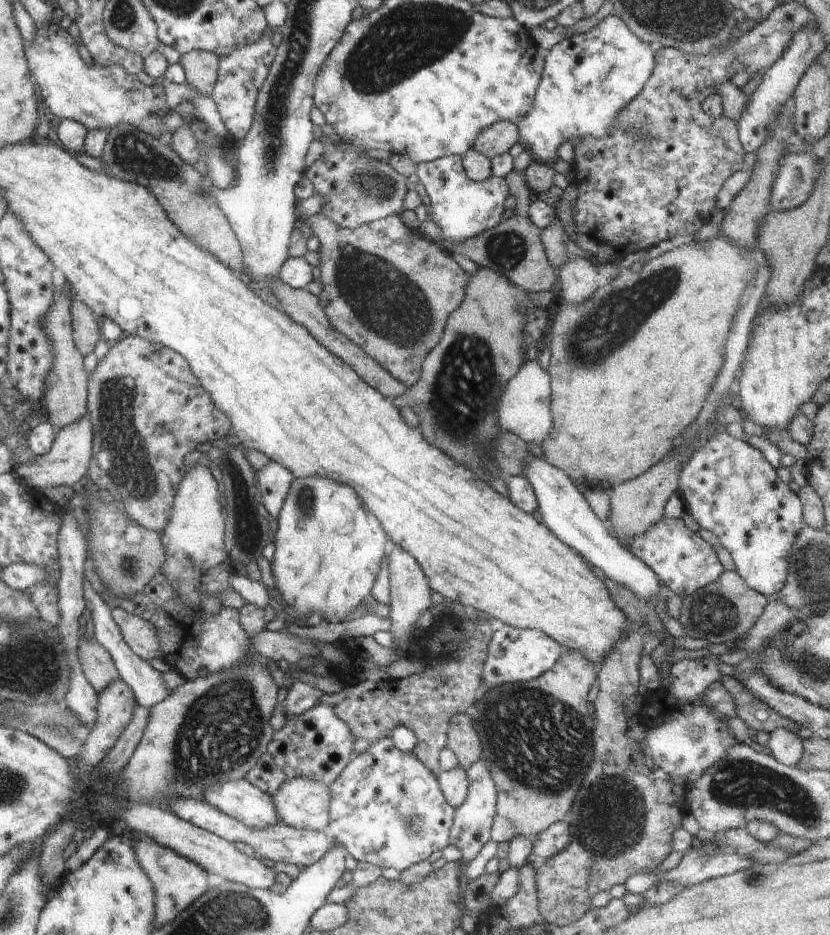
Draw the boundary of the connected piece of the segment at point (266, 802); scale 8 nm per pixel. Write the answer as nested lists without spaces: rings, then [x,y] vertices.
[[[245,779],[206,788],[203,800],[248,829],[262,831],[279,822],[271,796]]]

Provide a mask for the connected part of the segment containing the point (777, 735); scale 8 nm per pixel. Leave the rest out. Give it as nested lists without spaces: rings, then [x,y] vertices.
[[[778,728],[770,733],[770,741],[765,750],[783,766],[797,767],[803,756],[803,740],[797,732]]]

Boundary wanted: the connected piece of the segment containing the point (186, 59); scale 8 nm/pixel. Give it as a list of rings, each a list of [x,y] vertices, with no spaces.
[[[197,49],[181,56],[179,63],[185,71],[186,83],[207,97],[217,80],[220,58],[212,52]]]

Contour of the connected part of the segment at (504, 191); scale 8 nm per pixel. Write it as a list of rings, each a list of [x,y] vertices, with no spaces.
[[[447,155],[433,162],[420,162],[415,173],[430,197],[432,214],[428,215],[429,219],[434,221],[434,224],[442,231],[442,239],[455,244],[463,244],[466,240],[475,238],[482,234],[482,232],[498,226],[505,211],[505,199],[509,196],[509,189],[505,178],[491,175],[484,181],[472,181],[465,174],[461,158],[457,155]]]

